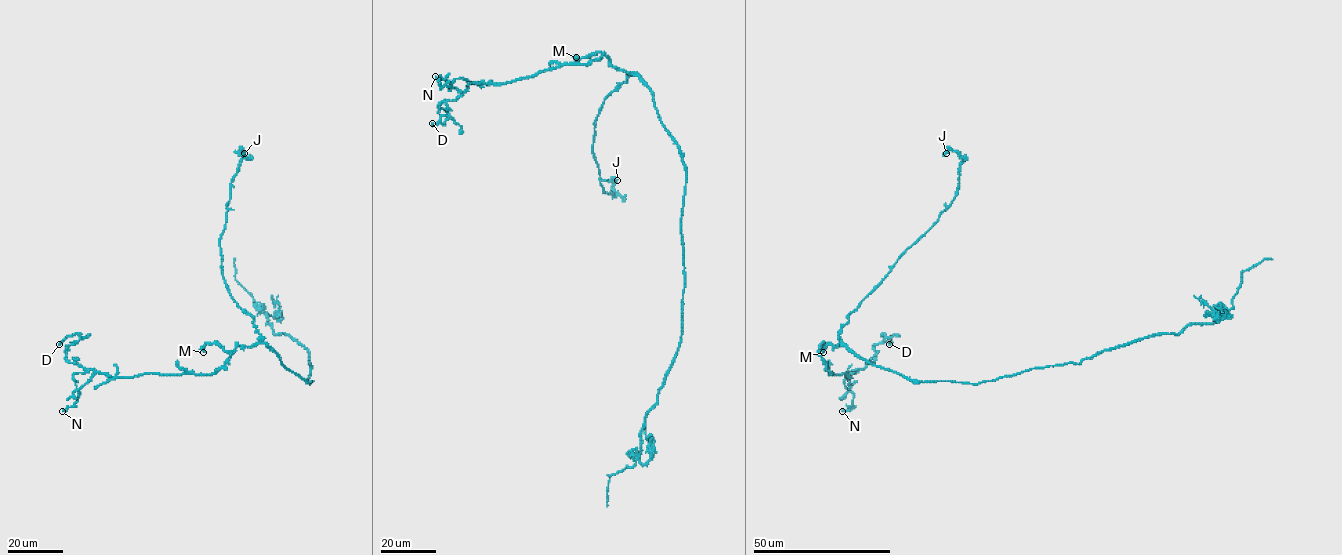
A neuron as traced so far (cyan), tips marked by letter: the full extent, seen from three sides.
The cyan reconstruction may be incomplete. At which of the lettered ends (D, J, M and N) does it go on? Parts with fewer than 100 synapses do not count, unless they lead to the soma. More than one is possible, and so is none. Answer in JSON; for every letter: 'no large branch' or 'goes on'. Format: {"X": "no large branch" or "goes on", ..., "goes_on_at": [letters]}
{"D": "no large branch", "J": "no large branch", "M": "no large branch", "N": "no large branch", "goes_on_at": []}

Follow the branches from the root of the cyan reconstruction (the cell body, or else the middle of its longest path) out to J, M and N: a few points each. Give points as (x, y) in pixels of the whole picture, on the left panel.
J: (312, 381), (287, 369), (261, 340), (253, 319), (224, 281), (219, 236), (240, 150), (244, 153)
M: (312, 381), (291, 371), (264, 343), (237, 345), (233, 351), (206, 344), (203, 352)
N: (312, 381), (291, 371), (264, 343), (237, 345), (208, 375), (97, 373), (62, 411)

